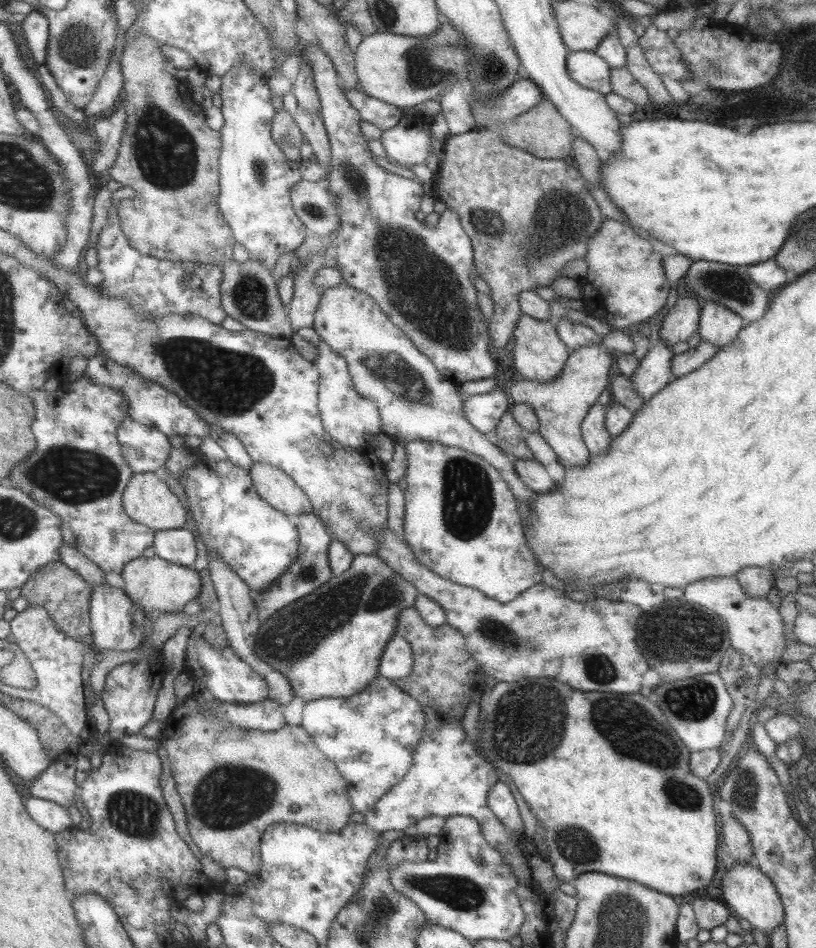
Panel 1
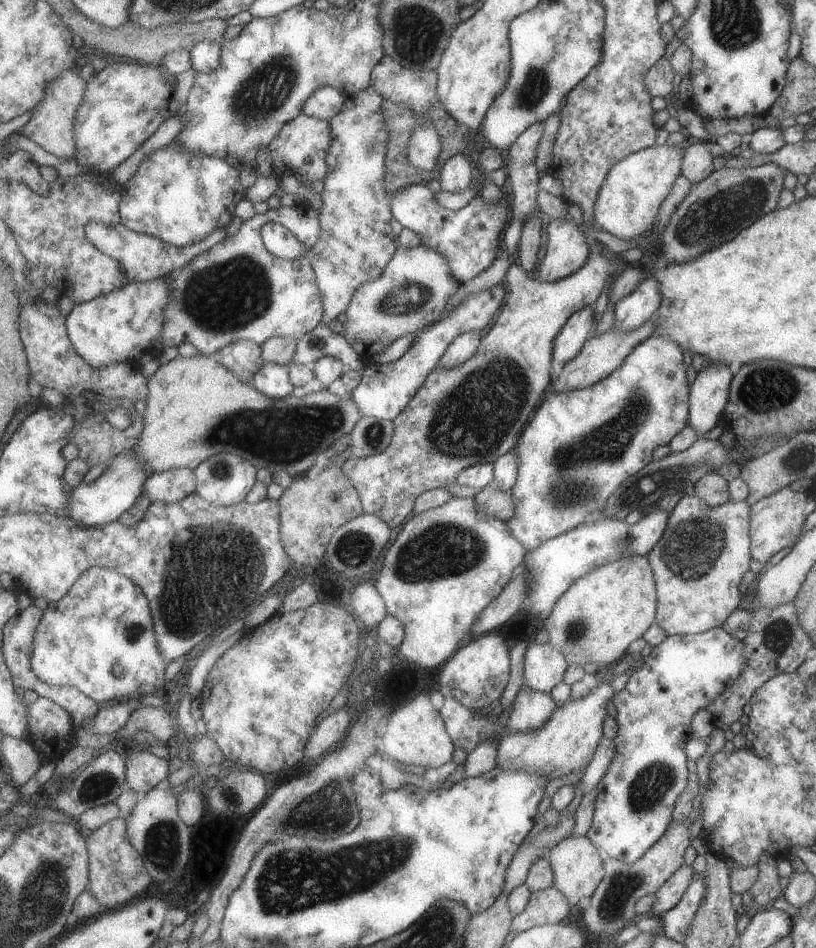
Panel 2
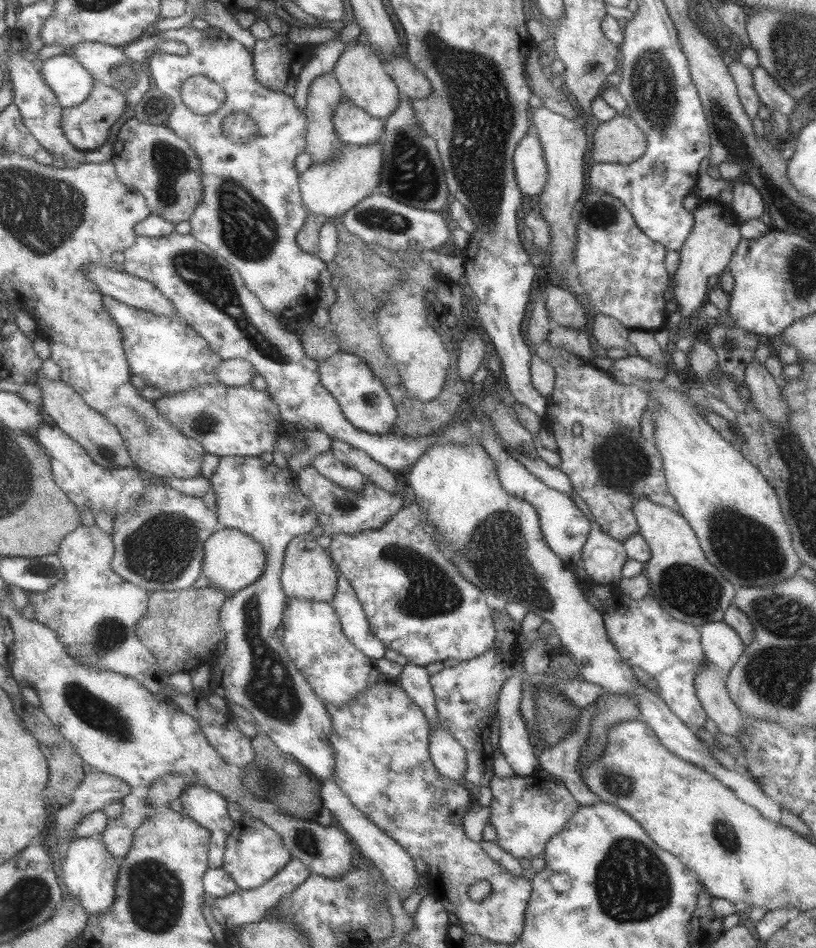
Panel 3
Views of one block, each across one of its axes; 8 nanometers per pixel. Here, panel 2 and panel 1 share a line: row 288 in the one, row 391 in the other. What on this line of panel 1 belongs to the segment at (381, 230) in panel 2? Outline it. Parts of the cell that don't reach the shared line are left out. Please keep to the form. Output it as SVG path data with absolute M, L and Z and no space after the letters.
M319 338L317 347L319 354L315 358L321 371L322 381L320 382L320 403L319 408L322 412L322 419L327 432L343 446L359 449L368 446L369 440L384 432L383 419L379 412L379 407L374 400L366 399L354 387L354 378L350 375L350 367L343 355L333 351L323 338Z

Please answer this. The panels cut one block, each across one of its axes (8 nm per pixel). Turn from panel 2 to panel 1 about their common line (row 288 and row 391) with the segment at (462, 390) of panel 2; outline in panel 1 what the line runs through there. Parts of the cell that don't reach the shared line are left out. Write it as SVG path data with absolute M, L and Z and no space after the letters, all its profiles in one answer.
M603 344L573 351L563 372L554 380L544 383L524 378L510 387L513 403L530 404L535 409L541 423L540 433L555 449L562 463L570 466L578 467L590 461L590 451L582 439L581 424L586 410L598 402L599 393L607 386L611 356L601 346Z

